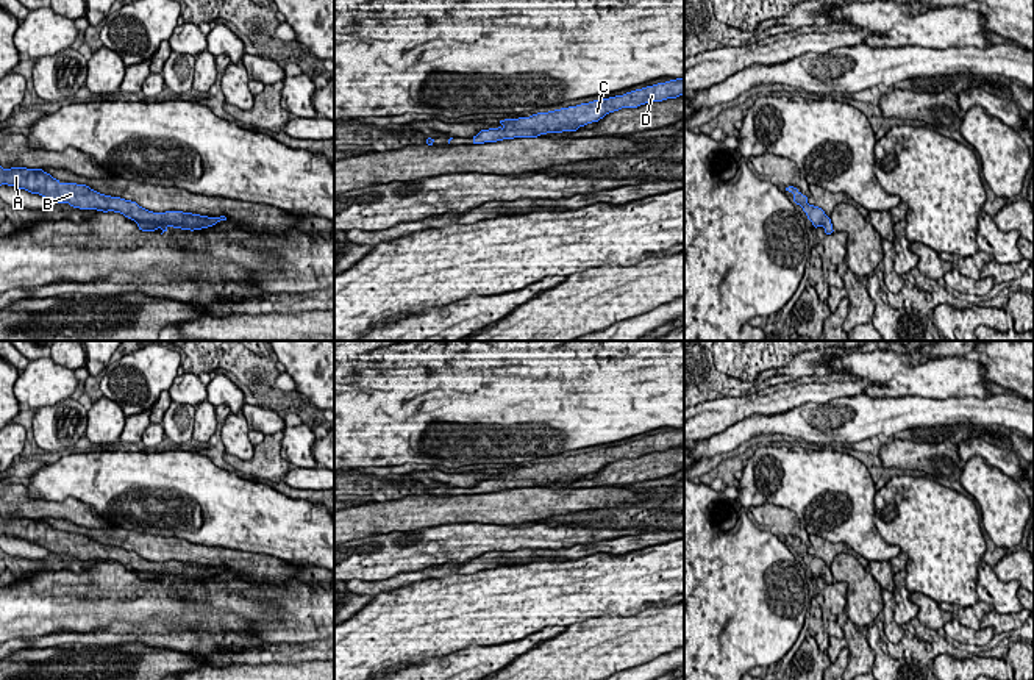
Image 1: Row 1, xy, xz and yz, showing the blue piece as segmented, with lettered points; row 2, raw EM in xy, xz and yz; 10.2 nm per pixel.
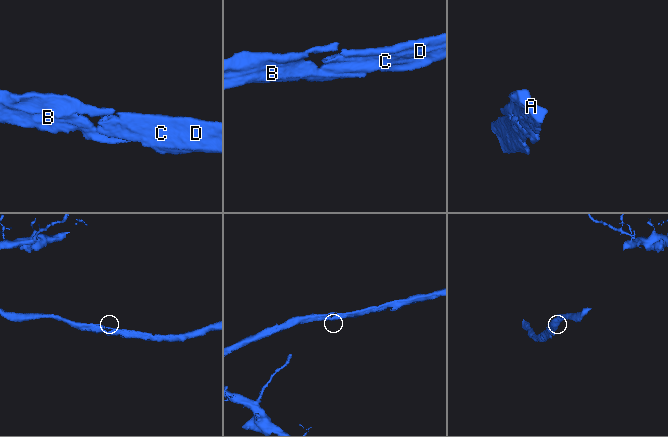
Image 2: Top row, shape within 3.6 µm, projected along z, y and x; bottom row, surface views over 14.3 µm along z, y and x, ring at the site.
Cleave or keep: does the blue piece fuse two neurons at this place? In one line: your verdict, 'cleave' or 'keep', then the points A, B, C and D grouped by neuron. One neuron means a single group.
keep | A B C D

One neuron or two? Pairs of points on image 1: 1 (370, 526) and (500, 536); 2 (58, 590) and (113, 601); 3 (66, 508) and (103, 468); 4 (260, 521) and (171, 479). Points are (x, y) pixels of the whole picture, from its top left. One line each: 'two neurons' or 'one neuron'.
1: two neurons
2: one neuron
3: two neurons
4: one neuron

